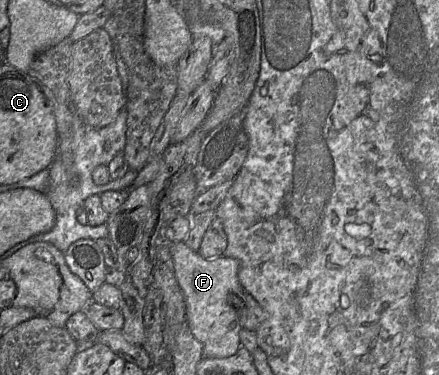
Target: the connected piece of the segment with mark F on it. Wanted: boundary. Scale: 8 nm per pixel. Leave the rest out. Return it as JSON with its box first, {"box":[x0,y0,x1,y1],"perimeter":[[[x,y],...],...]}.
{"box":[170,242,245,358],"perimeter":[[[185,242],[170,243],[175,275],[186,302],[186,314],[193,336],[201,343],[203,357],[226,358],[241,347],[239,332],[241,325],[237,310],[229,304],[232,294],[245,291],[240,284],[238,260],[222,255],[213,259],[203,258]]]}

